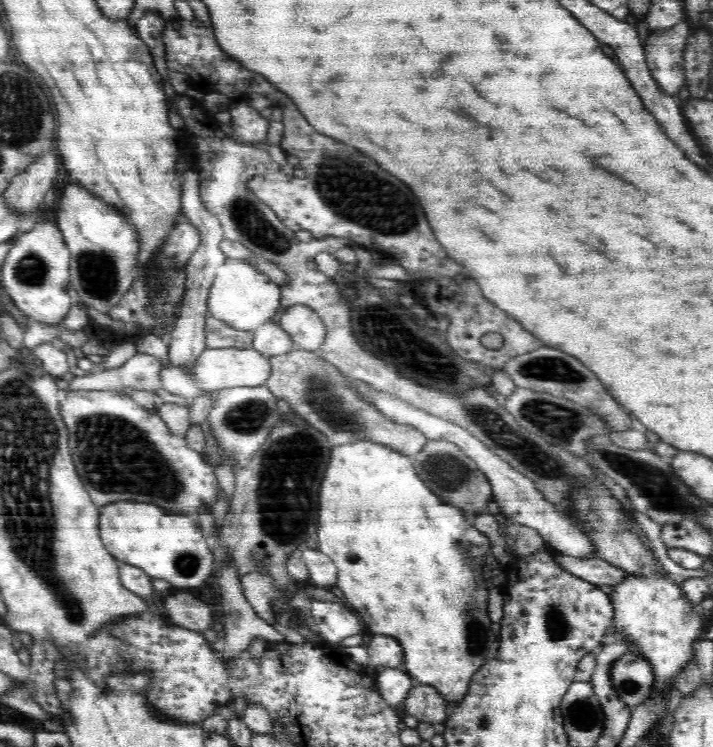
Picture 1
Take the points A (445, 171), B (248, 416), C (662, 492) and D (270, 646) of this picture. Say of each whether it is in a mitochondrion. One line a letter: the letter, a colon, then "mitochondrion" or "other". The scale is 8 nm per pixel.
A: other
B: mitochondrion
C: mitochondrion
D: other

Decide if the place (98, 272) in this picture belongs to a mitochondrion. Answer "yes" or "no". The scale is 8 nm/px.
yes

